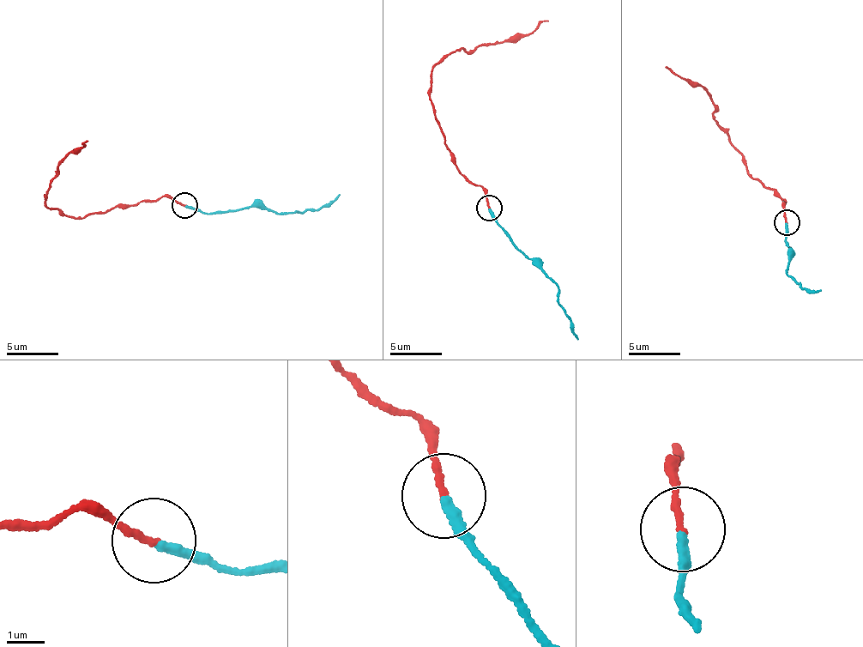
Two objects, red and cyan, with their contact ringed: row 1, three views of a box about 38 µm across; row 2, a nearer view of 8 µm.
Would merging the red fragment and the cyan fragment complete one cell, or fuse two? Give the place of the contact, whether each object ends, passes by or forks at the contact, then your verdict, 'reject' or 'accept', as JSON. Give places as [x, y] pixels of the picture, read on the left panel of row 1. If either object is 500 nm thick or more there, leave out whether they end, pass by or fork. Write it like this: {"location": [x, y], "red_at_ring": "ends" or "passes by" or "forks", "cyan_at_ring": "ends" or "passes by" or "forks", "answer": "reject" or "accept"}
{"location": [184, 205], "red_at_ring": "ends", "cyan_at_ring": "ends", "answer": "accept"}

